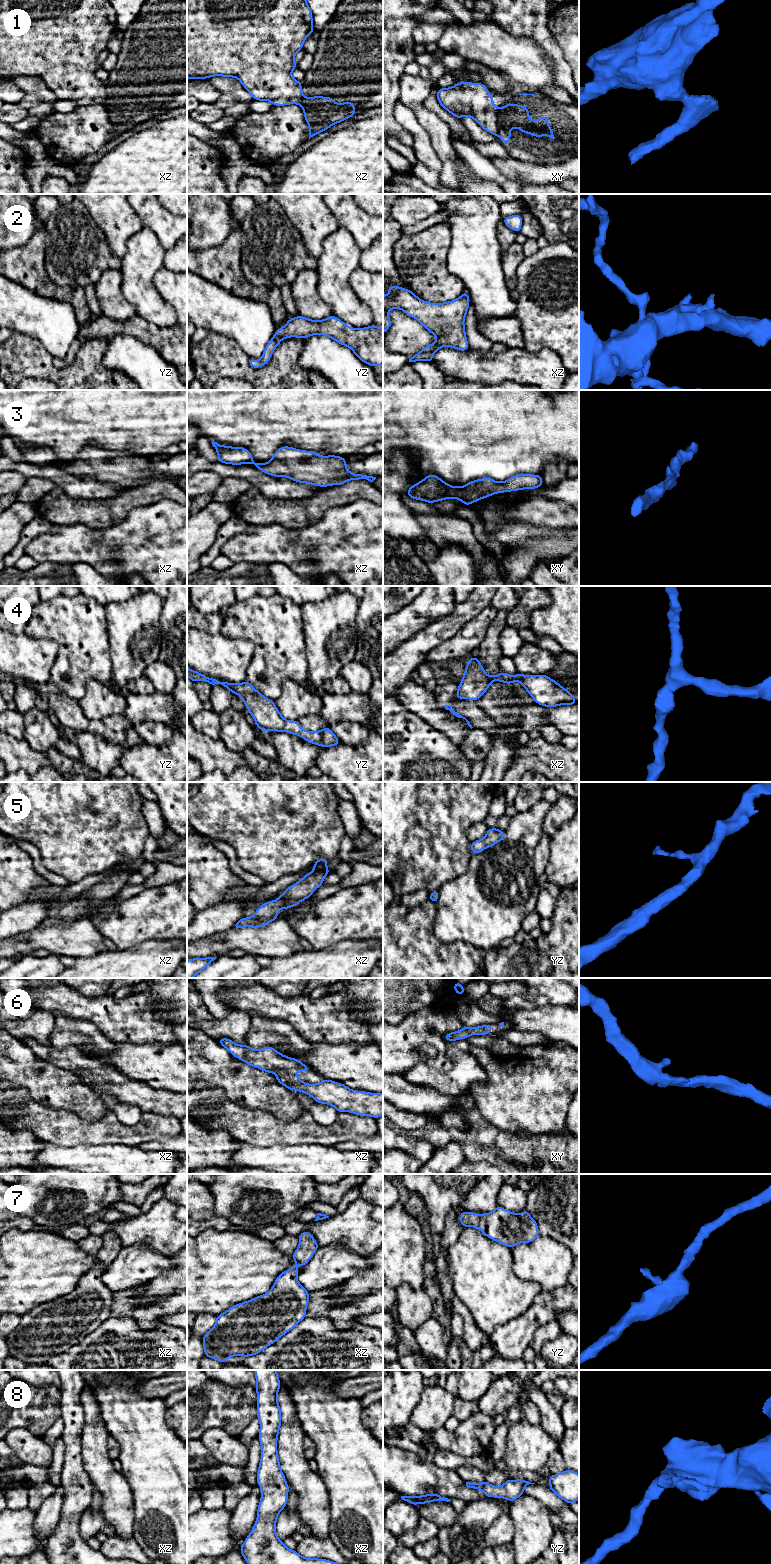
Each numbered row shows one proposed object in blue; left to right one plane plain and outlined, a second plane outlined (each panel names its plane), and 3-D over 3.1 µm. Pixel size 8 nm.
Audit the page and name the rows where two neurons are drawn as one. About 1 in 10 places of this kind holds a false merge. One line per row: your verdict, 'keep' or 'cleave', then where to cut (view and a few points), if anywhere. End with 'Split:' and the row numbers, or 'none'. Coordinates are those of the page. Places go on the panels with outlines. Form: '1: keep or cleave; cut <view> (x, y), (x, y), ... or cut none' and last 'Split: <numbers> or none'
1: cleave; cut xy (499, 109), (498, 135)
2: keep; cut none
3: keep; cut none
4: keep; cut none
5: keep; cut none
6: keep; cut none
7: keep; cut none
8: keep; cut none
Split: 1

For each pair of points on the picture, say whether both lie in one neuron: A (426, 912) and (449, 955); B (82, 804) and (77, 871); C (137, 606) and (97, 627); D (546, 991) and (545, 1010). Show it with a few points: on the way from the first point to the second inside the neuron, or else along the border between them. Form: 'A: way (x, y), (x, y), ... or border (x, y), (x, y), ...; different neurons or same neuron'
A: way (426, 923), (426, 935), (438, 947); same neuron
B: way (82, 821), (82, 827), (77, 836), (77, 854); same neuron
C: border (104, 607), (110, 645); different neurons
D: border (541, 1000), (556, 1005), (568, 1006); different neurons

